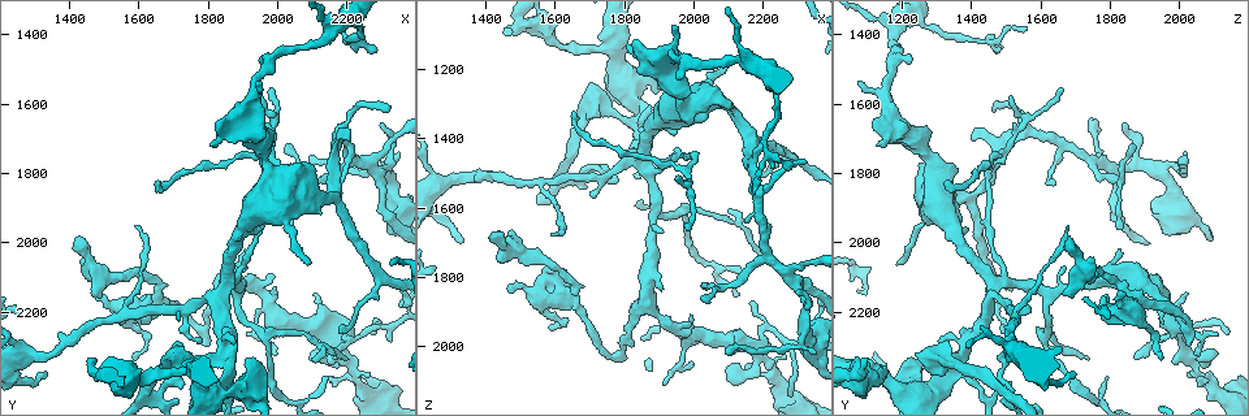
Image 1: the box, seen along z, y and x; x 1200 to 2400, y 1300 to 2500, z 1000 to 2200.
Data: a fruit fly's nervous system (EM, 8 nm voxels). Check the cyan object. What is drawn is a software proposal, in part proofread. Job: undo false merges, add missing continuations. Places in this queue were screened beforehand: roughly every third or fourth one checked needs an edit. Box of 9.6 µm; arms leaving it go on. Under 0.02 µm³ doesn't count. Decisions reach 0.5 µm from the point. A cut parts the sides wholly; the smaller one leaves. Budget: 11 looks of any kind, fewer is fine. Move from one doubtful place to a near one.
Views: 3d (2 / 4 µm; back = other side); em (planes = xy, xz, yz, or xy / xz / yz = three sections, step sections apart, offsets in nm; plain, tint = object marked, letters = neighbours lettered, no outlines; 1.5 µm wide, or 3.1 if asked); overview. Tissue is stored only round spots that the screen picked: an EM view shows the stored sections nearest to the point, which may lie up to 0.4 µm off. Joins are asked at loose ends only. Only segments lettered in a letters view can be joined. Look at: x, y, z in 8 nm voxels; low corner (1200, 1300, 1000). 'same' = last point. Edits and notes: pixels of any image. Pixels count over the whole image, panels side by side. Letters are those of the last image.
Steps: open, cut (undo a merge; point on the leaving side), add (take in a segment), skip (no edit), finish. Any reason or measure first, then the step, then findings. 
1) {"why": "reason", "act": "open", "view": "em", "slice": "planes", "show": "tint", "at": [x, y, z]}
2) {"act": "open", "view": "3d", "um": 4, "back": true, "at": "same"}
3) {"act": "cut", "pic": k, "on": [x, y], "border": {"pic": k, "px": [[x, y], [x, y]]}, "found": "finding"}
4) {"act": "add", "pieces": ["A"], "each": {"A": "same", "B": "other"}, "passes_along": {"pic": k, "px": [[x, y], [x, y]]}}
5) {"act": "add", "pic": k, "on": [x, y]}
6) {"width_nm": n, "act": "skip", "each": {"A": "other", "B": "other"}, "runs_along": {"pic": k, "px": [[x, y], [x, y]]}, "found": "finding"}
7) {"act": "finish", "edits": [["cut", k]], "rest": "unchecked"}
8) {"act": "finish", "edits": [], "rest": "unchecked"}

{"why": "branch stops here", "act": "open", "view": "em", "slice": "planes", "show": "letters", "at": [1410, 1990, 1680]}

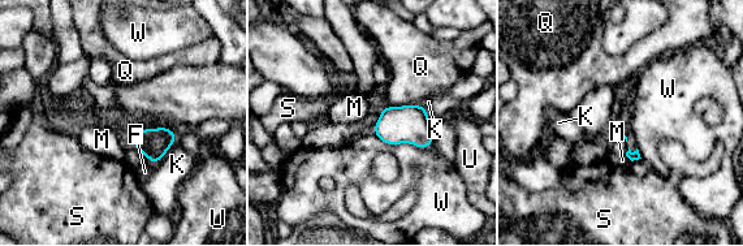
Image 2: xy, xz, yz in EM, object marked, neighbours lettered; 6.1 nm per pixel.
{"longest_contact_nm": ["W", 360], "act": "skip", "each": {"F": "other", "K": "other", "M": "other", "Q": "other", "S": "other", "U": "other", "W": "other"}, "border": {"pic": 2, "px": [[375, 134], [389, 145], [432, 143]]}, "found": "none of them fits"}

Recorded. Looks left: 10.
{"why": "stops while still wide", "act": "open", "view": "em", "slice": "xz", "step": 4, "show": "letters", "at": [1470, 2140, 1840]}

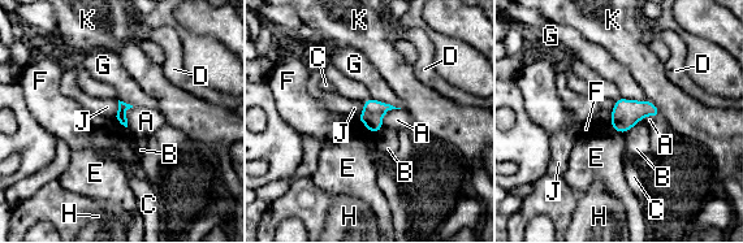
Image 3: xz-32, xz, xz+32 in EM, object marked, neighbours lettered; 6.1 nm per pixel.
{"act": "skip", "each": {"A": "other", "B": "other", "C": "other", "D": "other", "E": "other", "F": "other", "G": "other", "H": "other", "J": "other", "K": "other"}, "border": {"pic": 3, "px": [[357, 118], [368, 130], [375, 133]]}, "found": "no lettered segment goes on from it"}

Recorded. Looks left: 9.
{"why": "branch stops here", "act": "open", "view": "3d", "um": 4, "at": [2000, 1800, 1360]}

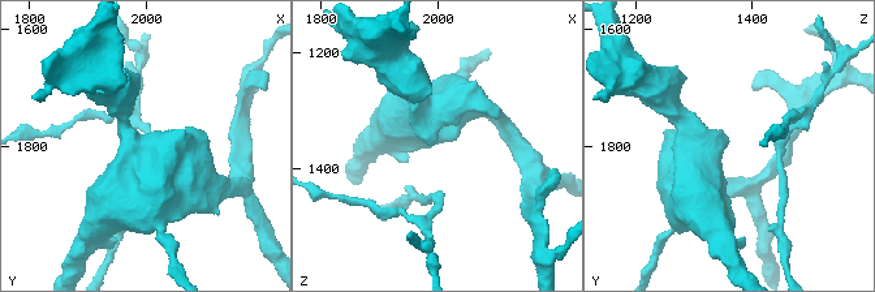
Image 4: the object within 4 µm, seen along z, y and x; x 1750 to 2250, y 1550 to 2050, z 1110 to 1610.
{"act": "open", "view": "em", "slice": "planes", "show": "letters", "at": [1995, 1785, 1355]}

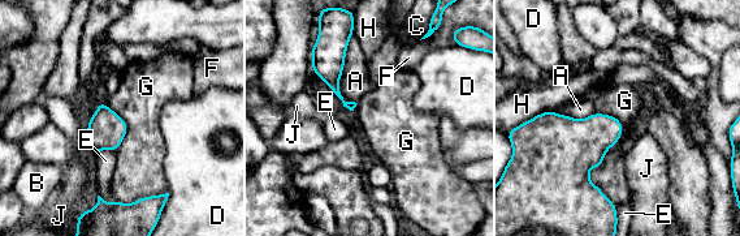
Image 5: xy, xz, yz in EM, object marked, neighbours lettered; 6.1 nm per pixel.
{"act": "skip", "each": {"A": "other", "B": "other", "C": "other", "D": "other", "E": "other", "F": "other", "G": "other", "H": "other", "J": "other"}, "found": "none of them fits"}

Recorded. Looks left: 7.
{"why": "free end", "act": "open", "view": "3d", "um": 4, "at": [1470, 2330, 1100]}

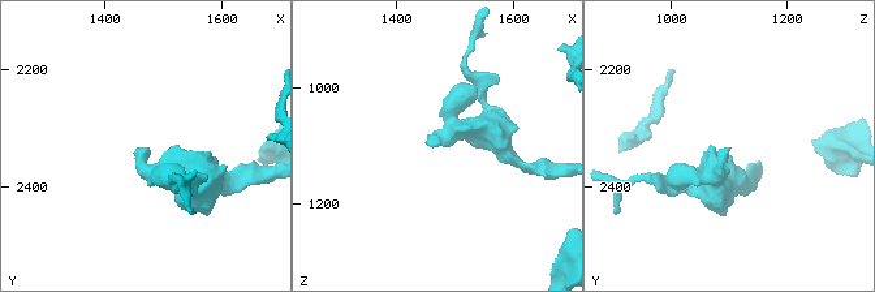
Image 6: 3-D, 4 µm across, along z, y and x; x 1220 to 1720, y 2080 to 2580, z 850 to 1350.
{"act": "open", "view": "em", "slice": "xz", "step": 8, "show": "tint", "at": [1475, 2335, 1095]}

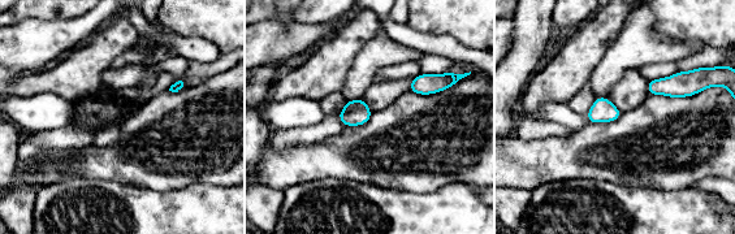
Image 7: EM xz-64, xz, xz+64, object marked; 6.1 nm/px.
{"act": "open", "view": "em", "slice": "planes", "show": "letters", "at": "same"}

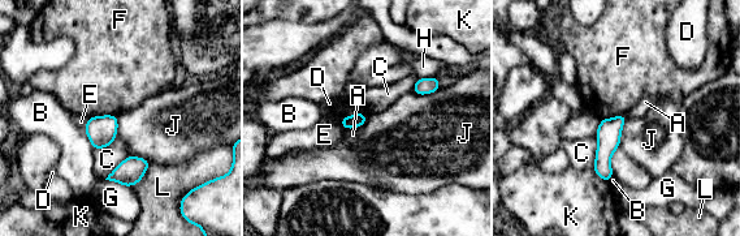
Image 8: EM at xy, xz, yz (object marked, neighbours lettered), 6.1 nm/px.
{"act": "skip", "each": {"A": "other", "B": "other", "C": "other", "D": "other", "E": "other", "F": "other", "G": "other", "H": "other", "J": "other", "K": "other", "L": "other"}, "found": "none of them fits"}

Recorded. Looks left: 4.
{"why": "sharp bend", "act": "open", "view": "em", "slice": "planes", "show": "plain", "at": [1760, 2250, 2030]}

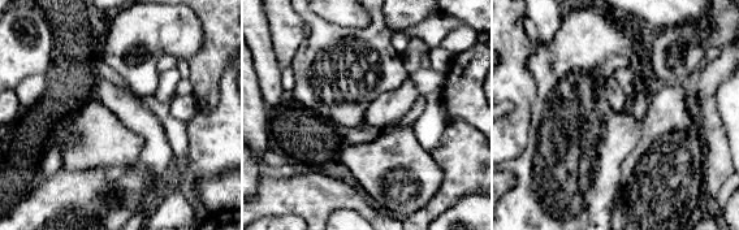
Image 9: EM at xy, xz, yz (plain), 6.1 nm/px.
{"why": "see the neighbours", "act": "open", "view": "em", "slice": "planes", "show": "letters", "at": "same"}

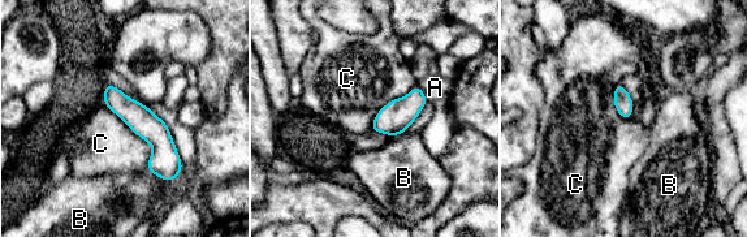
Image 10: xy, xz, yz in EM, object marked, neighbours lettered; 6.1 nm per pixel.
{"longest_contact_nm": ["C", 460], "act": "skip", "each": {"A": "other", "B": "other", "C": "other"}, "runs_along": {"pic": 10, "px": [[108, 87], [162, 142], [172, 176]]}, "found": "one neuron here"}

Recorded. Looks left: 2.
{"act": "finish", "edits": [], "rest": "unchecked"}

